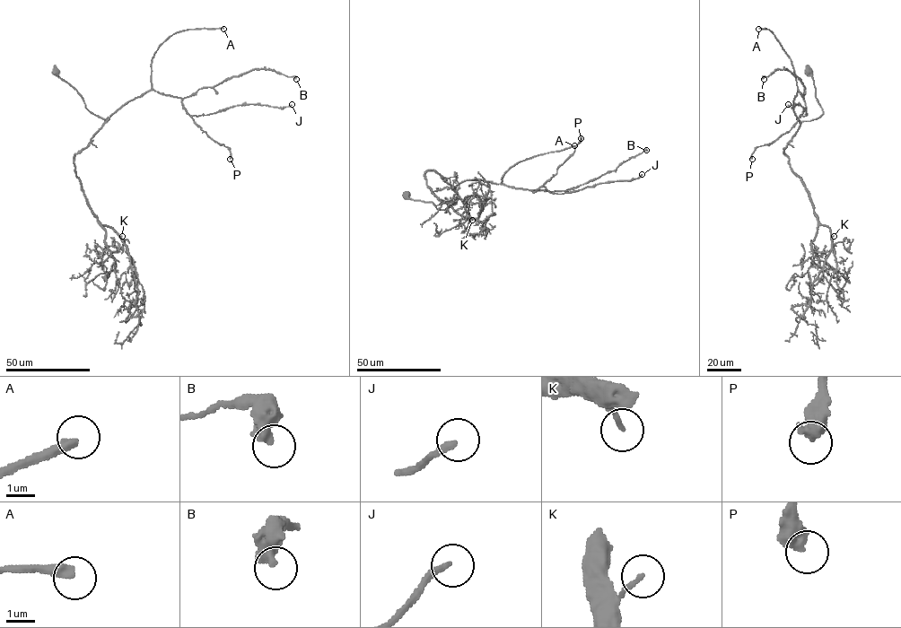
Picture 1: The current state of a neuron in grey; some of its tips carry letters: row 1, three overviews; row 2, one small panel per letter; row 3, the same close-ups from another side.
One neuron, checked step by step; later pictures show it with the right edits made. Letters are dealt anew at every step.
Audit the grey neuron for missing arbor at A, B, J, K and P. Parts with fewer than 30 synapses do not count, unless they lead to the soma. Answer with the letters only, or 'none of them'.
A

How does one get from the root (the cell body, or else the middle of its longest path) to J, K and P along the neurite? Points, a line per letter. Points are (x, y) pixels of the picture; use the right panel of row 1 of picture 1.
J: (809, 71), (823, 113), (800, 122), (798, 90), (800, 116), (807, 115), (788, 104)
K: (809, 71), (823, 113), (801, 122), (783, 152), (790, 168), (801, 179), (817, 221), (834, 236)
P: (809, 71), (823, 113), (800, 122), (793, 104), (798, 90), (805, 109), (797, 121), (757, 146), (752, 159)

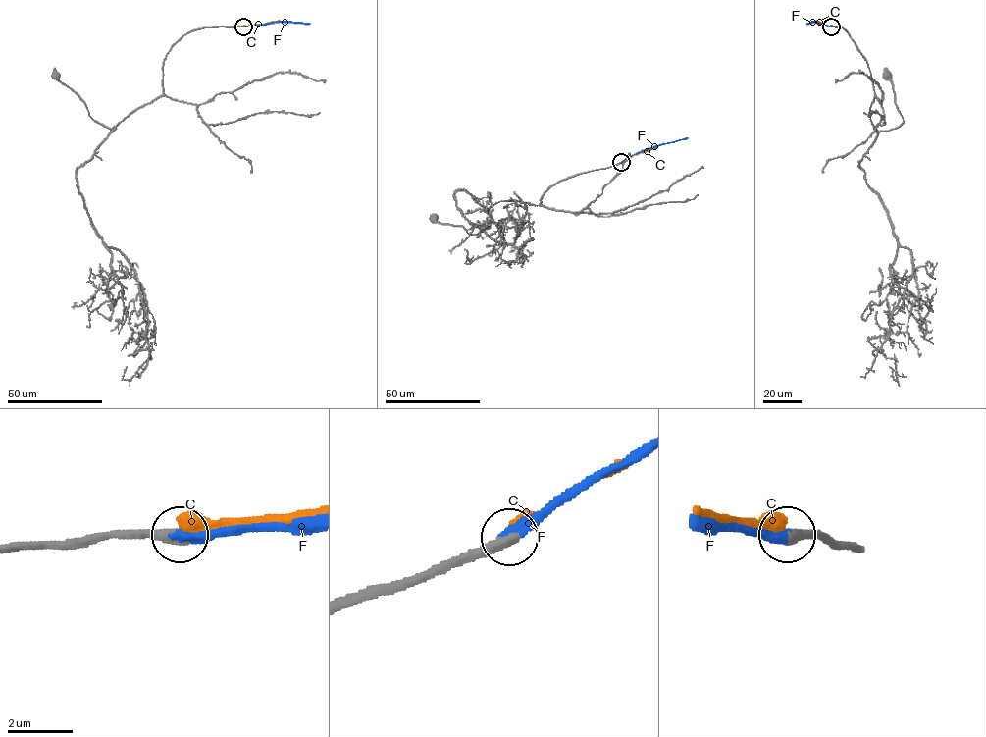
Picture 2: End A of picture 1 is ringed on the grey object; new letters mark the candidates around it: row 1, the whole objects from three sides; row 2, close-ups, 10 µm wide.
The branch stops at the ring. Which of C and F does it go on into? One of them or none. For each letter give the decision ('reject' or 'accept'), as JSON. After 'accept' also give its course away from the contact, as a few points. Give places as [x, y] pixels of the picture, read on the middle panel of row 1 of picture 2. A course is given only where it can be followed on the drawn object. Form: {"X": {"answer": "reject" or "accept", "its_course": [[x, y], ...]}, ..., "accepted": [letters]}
{"C": {"answer": "reject"}, "F": {"answer": "accept", "its_course": [[621, 162], [639, 152], [688, 138]]}, "accepted": ["F"]}

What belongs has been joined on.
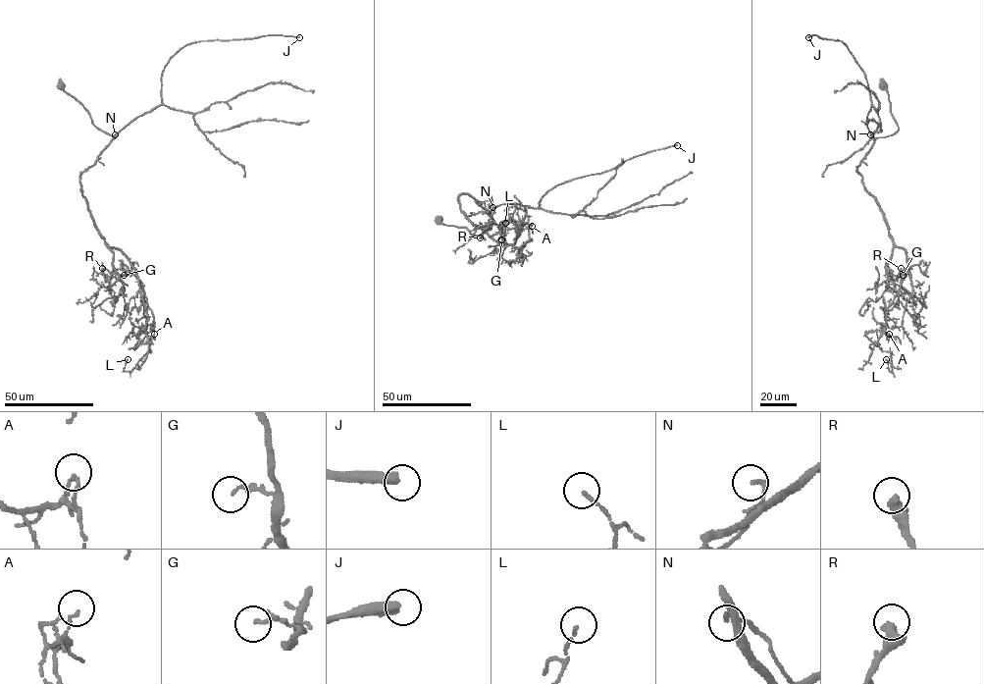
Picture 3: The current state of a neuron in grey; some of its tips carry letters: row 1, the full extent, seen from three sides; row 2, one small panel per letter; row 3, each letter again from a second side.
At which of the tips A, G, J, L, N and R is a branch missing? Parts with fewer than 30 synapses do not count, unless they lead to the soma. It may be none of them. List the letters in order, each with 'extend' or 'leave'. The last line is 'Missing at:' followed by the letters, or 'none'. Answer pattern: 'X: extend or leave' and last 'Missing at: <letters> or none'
A: leave
G: leave
J: extend
L: leave
N: leave
R: leave
Missing at: J

